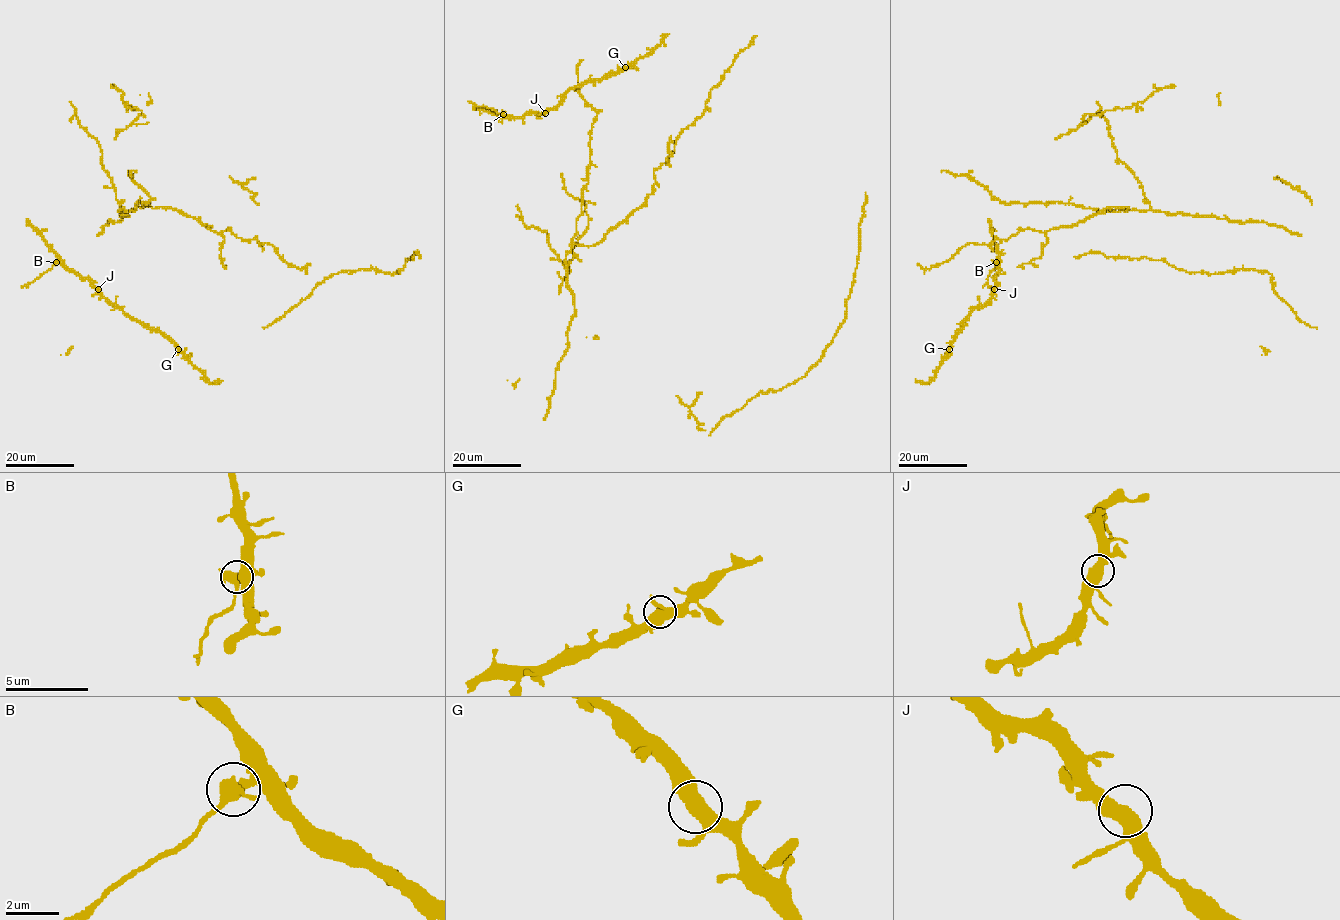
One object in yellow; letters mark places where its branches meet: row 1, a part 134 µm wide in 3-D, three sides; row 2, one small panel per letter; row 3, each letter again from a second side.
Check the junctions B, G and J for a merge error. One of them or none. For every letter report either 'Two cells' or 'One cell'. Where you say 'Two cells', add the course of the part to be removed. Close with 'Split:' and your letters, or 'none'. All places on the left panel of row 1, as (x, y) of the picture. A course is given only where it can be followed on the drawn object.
B: Two cells. Course of the part to remove: (56, 262), (21, 287)
G: One cell
J: One cell
Split: B

